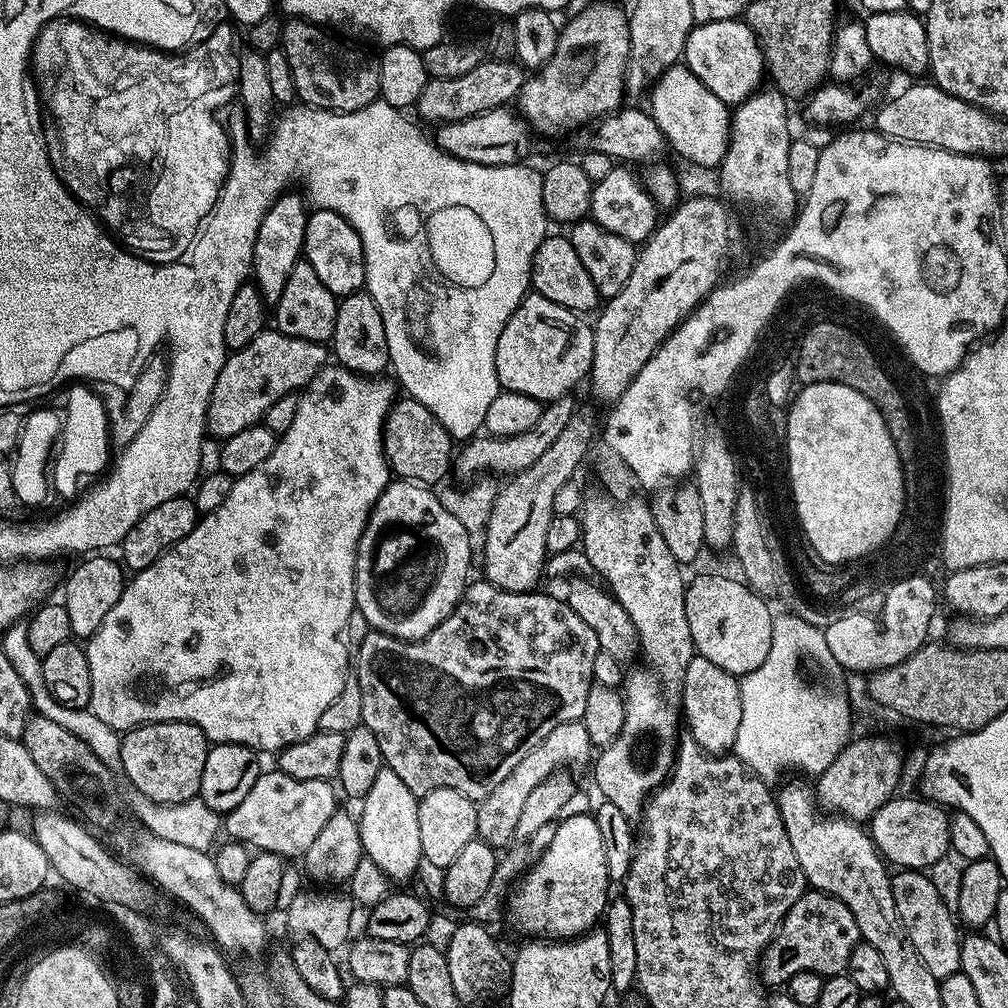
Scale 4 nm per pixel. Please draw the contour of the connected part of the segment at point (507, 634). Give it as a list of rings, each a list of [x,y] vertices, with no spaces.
[[[486,578],[473,579],[464,589],[464,596],[456,603],[456,609],[439,624],[430,634],[421,640],[399,640],[390,634],[382,634],[375,630],[365,631],[360,645],[354,648],[354,675],[358,678],[358,686],[362,690],[362,724],[374,730],[374,738],[378,738],[378,746],[382,746],[384,763],[416,797],[425,796],[430,790],[449,788],[466,794],[466,798],[482,801],[500,782],[510,778],[518,762],[534,750],[550,734],[550,730],[558,730],[566,722],[583,721],[586,700],[590,698],[590,690],[594,683],[594,658],[598,658],[600,643],[598,634],[574,614],[574,610],[563,599],[547,596],[541,590],[531,592],[507,592],[498,585],[491,584]]]

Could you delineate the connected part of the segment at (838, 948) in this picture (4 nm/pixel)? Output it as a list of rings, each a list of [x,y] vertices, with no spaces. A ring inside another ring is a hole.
[[[815,890],[805,891],[794,906],[786,914],[786,918],[780,924],[780,930],[760,958],[758,965],[758,975],[765,985],[780,984],[787,985],[788,979],[799,972],[813,972],[822,977],[838,976],[847,969],[850,962],[850,954],[854,954],[854,946],[861,943],[858,922],[854,922],[854,914],[838,898],[834,898],[825,892]]]

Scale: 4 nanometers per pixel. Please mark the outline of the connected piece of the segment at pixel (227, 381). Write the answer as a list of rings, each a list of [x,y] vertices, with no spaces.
[[[265,330],[250,342],[250,346],[242,346],[235,349],[225,360],[222,366],[222,374],[218,374],[218,382],[214,382],[214,394],[210,394],[208,403],[207,431],[219,438],[227,438],[238,434],[239,431],[263,421],[266,410],[273,402],[278,402],[291,392],[299,393],[318,374],[320,369],[329,363],[330,352],[325,345],[318,342],[310,342],[302,338],[290,338],[286,334],[275,330]]]

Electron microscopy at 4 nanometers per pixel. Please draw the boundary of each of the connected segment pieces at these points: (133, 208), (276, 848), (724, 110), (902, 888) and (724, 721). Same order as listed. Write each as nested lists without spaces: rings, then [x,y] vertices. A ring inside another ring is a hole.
[[[63,20],[62,22],[50,22],[44,31],[44,40],[34,45],[34,64],[40,68],[57,68],[60,73],[56,76],[56,85],[46,100],[46,112],[52,115],[56,123],[56,132],[60,135],[60,145],[54,148],[54,167],[59,175],[60,181],[67,186],[69,192],[100,221],[101,225],[123,247],[130,252],[135,252],[144,260],[152,264],[172,264],[181,259],[192,247],[192,240],[200,224],[210,214],[210,210],[216,205],[220,191],[228,177],[228,165],[230,163],[230,136],[222,125],[216,121],[212,111],[219,104],[224,104],[228,96],[224,92],[235,93],[238,88],[238,69],[240,56],[238,51],[232,47],[232,32],[228,26],[219,27],[210,42],[203,45],[198,52],[184,53],[184,58],[179,59],[171,52],[159,52],[146,44],[138,44],[131,40],[121,40],[120,37],[99,31],[78,20]]]
[[[278,770],[261,771],[258,782],[250,786],[246,798],[223,817],[222,828],[227,839],[248,845],[256,852],[269,852],[285,858],[303,857],[321,833],[326,822],[338,811],[338,792],[329,781],[290,778]]]
[[[683,63],[667,68],[659,81],[652,85],[650,97],[652,117],[658,122],[662,134],[668,140],[669,149],[684,160],[700,168],[719,169],[728,149],[728,135],[732,129],[729,105],[724,104]]]
[[[900,870],[892,876],[892,889],[894,890],[894,906],[898,910],[900,924],[910,938],[914,950],[918,950],[918,958],[926,962],[930,974],[934,974],[936,979],[941,981],[950,974],[960,971],[962,932],[956,929],[957,917],[949,901],[948,904],[944,901],[939,886],[923,871]]]
[[[693,655],[690,666],[686,666],[684,688],[680,692],[682,718],[688,728],[690,738],[702,746],[711,756],[723,756],[731,753],[738,738],[738,725],[742,722],[742,694],[737,677],[714,663],[710,659]]]

